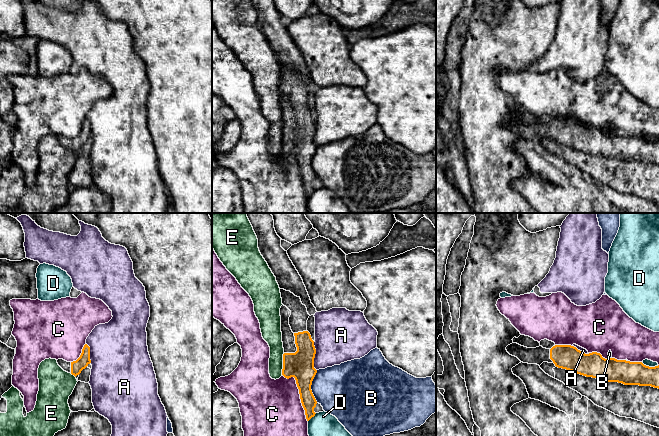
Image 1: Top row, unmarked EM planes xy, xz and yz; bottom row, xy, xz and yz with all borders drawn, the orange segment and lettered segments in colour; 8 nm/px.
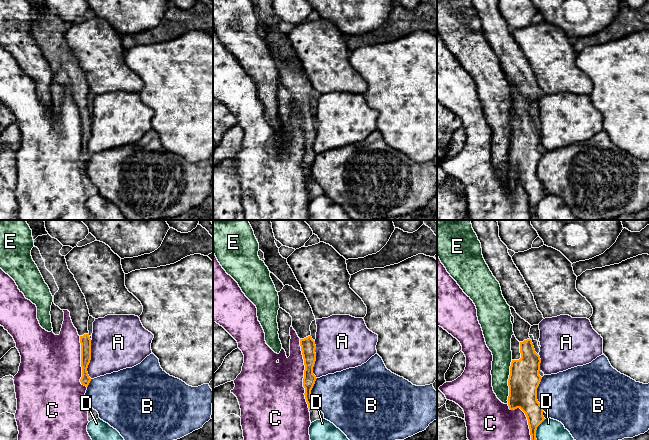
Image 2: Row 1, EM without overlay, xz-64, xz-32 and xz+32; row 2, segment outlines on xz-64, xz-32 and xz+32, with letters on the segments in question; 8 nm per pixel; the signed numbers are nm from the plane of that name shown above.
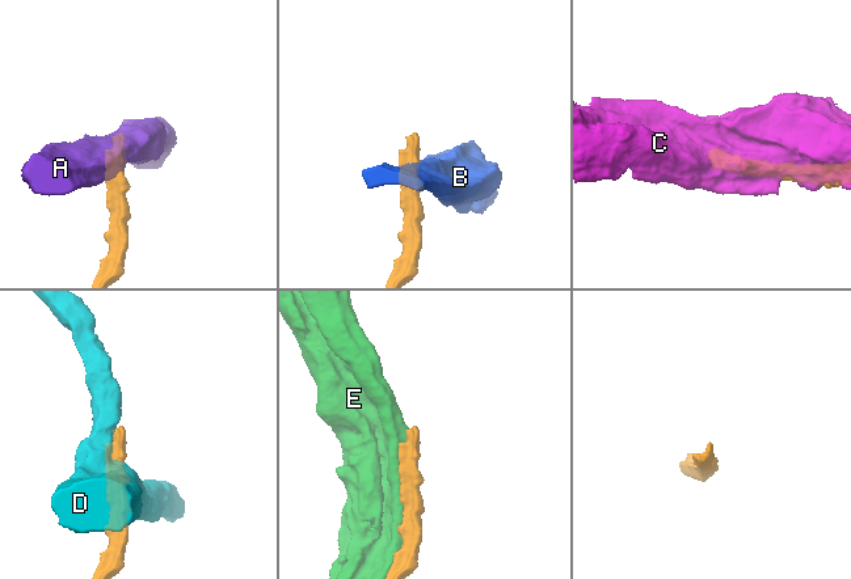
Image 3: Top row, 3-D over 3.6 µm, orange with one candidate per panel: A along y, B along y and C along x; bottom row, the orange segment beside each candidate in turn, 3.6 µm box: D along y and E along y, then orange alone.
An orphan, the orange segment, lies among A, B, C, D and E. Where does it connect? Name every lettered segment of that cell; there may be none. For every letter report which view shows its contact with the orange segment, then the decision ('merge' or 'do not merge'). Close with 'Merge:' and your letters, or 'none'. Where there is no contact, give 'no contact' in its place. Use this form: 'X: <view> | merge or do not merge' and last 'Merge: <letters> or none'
A: xz | do not merge
B: xz | do not merge
C: xz | do not merge
D: xz | do not merge
E: xz | do not merge
Merge: none

